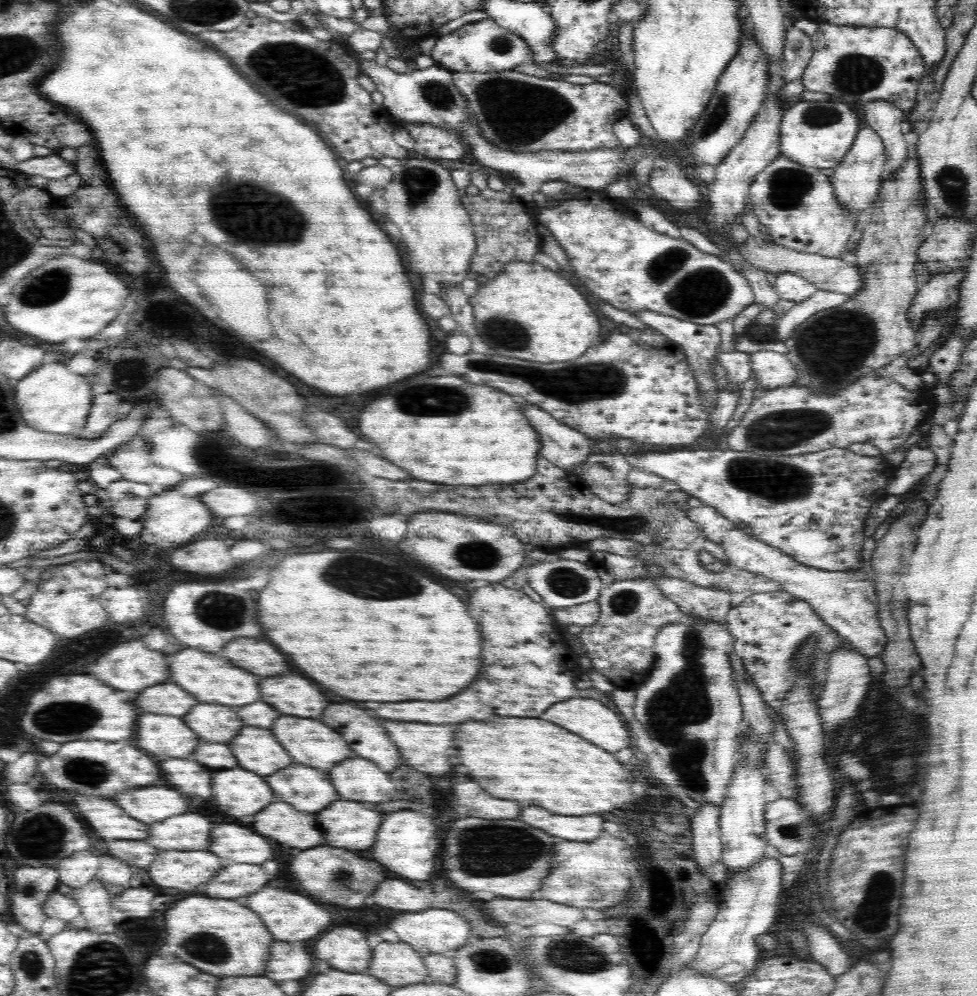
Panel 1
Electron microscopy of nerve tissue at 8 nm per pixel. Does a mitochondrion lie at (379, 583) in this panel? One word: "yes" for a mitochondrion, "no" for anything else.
yes

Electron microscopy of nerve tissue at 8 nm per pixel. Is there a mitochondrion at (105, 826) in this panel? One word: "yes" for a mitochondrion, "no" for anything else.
no

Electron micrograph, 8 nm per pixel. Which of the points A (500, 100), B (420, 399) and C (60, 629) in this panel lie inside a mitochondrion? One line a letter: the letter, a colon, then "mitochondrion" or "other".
A: mitochondrion
B: mitochondrion
C: other

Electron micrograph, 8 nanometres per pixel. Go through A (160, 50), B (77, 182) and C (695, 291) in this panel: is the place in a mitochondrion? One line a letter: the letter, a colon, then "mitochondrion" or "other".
A: other
B: other
C: mitochondrion

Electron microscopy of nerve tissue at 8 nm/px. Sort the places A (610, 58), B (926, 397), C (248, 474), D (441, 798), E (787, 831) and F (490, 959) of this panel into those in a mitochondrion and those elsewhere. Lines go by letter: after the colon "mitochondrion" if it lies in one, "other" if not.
A: other
B: other
C: other
D: other
E: mitochondrion
F: mitochondrion

